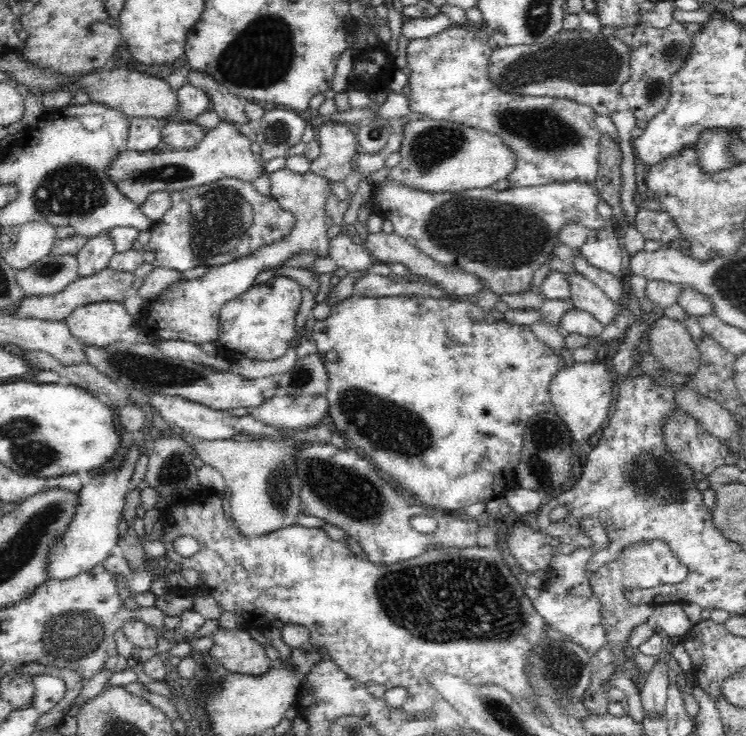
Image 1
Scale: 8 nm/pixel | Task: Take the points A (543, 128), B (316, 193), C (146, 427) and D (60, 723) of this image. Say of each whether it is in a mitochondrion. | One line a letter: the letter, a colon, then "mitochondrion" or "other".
A: mitochondrion
B: other
C: other
D: other

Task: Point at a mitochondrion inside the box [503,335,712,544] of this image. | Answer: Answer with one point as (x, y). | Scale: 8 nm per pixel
(655, 477)

